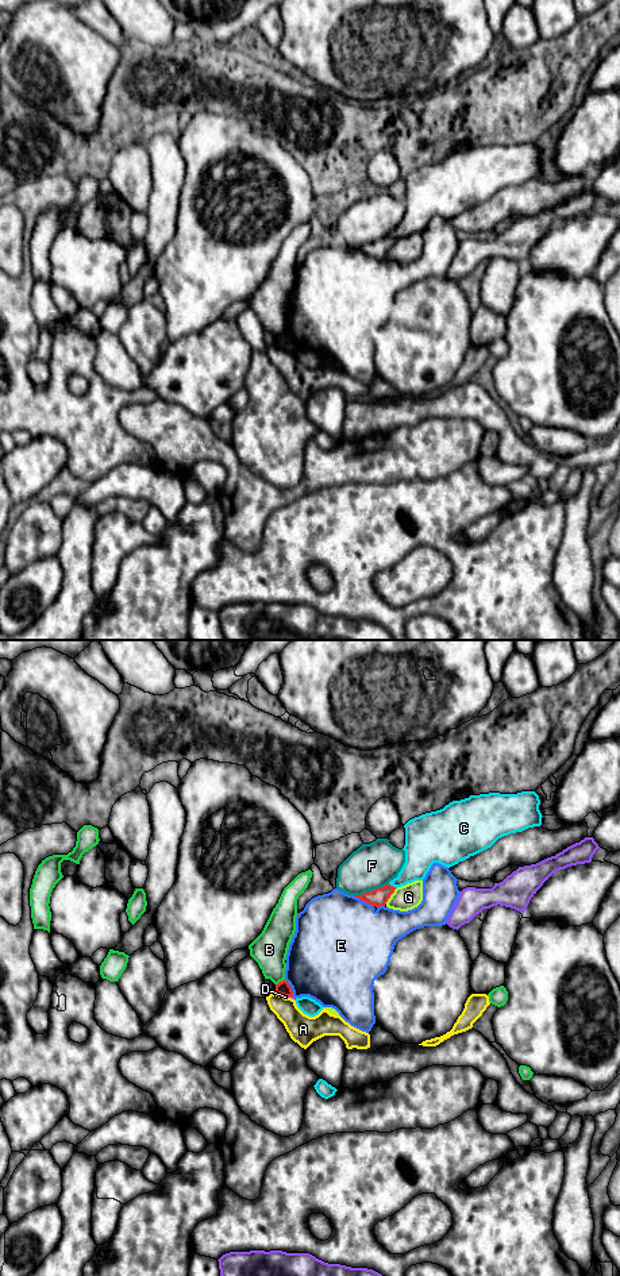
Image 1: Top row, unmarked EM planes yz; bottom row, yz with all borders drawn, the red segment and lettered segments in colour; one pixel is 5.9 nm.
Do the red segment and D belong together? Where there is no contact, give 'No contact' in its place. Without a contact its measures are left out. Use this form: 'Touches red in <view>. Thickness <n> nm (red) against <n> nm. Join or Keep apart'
Touches red in yz. Thickness 80 nm (red) against 20 nm. Keep apart

